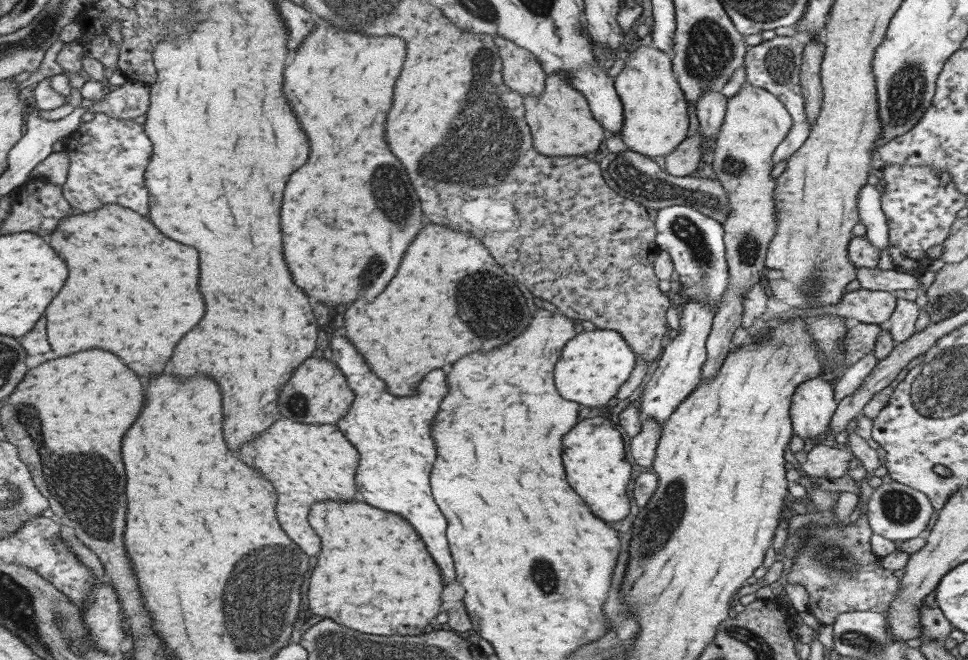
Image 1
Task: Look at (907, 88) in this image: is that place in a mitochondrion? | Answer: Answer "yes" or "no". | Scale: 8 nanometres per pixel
yes

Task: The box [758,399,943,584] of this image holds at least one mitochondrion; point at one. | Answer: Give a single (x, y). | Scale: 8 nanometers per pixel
(902, 508)

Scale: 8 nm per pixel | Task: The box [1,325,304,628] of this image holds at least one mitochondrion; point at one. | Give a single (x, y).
(94, 508)

